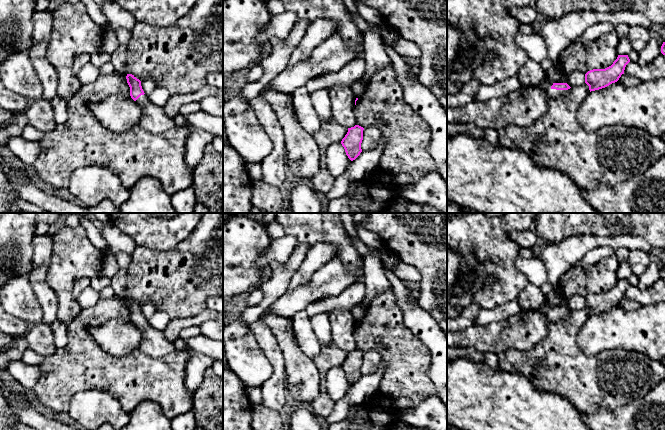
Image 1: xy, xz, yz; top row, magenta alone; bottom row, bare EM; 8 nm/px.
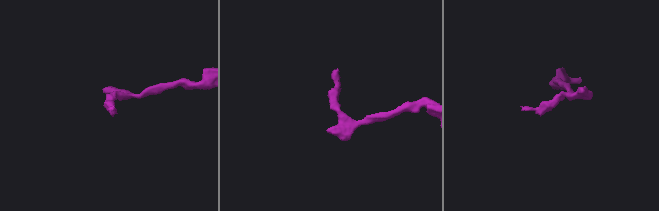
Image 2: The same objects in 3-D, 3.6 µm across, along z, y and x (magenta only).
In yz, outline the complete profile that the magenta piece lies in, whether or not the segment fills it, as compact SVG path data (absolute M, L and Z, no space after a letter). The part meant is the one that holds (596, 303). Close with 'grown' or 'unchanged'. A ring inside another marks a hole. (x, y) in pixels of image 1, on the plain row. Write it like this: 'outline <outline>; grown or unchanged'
outline M618 279L613 288L605 293L593 293L585 298L585 307L589 314L595 315L609 310L619 304L626 289L630 286L628 279Z; unchanged

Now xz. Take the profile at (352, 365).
outline M359 349L348 352L347 358L341 365L346 379L351 385L355 384L362 376L361 367L363 364L363 354L364 352Z; unchanged

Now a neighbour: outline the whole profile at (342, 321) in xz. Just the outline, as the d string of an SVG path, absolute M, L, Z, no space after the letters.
M333 309L328 313L331 322L331 334L334 344L347 352L354 351L357 348L353 330L356 321L351 311L343 309Z

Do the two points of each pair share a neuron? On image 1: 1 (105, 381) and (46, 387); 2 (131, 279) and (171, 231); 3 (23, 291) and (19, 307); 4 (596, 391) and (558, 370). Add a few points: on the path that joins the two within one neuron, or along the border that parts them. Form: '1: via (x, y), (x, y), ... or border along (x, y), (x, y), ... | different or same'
1: via (90, 381), (61, 381) | same
2: border along (179, 243), (165, 250), (137, 246) | different
3: via (19, 295), (19, 303) | same
4: via (587, 382), (567, 371) | same

